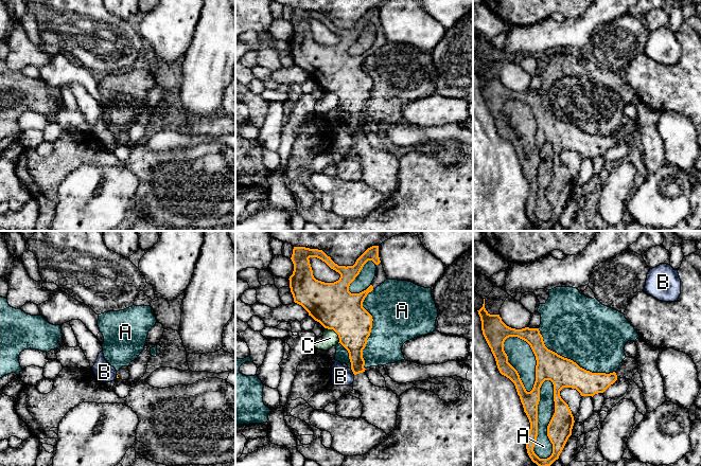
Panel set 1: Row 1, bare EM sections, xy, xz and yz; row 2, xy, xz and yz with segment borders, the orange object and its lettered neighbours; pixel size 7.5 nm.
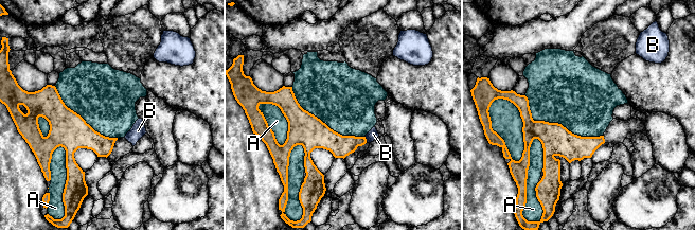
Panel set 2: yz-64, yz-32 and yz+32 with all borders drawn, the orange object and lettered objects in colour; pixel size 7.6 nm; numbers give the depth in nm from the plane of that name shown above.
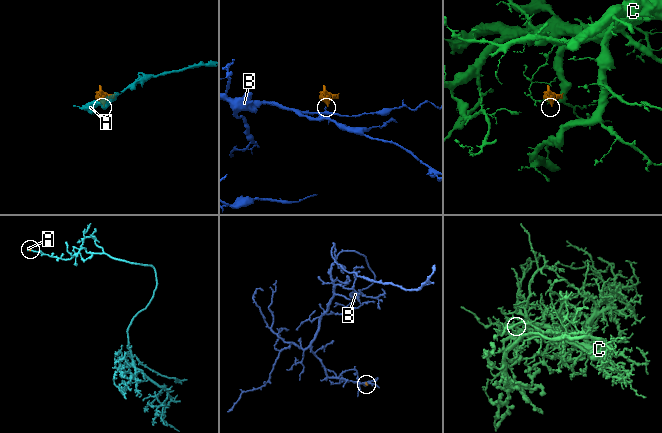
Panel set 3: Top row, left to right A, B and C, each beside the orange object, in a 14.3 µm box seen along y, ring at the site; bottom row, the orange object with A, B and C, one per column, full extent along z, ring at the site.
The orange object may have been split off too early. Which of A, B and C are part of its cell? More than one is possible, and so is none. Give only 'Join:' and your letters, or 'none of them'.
Join: none of them

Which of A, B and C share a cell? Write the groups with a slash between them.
A / B / C

